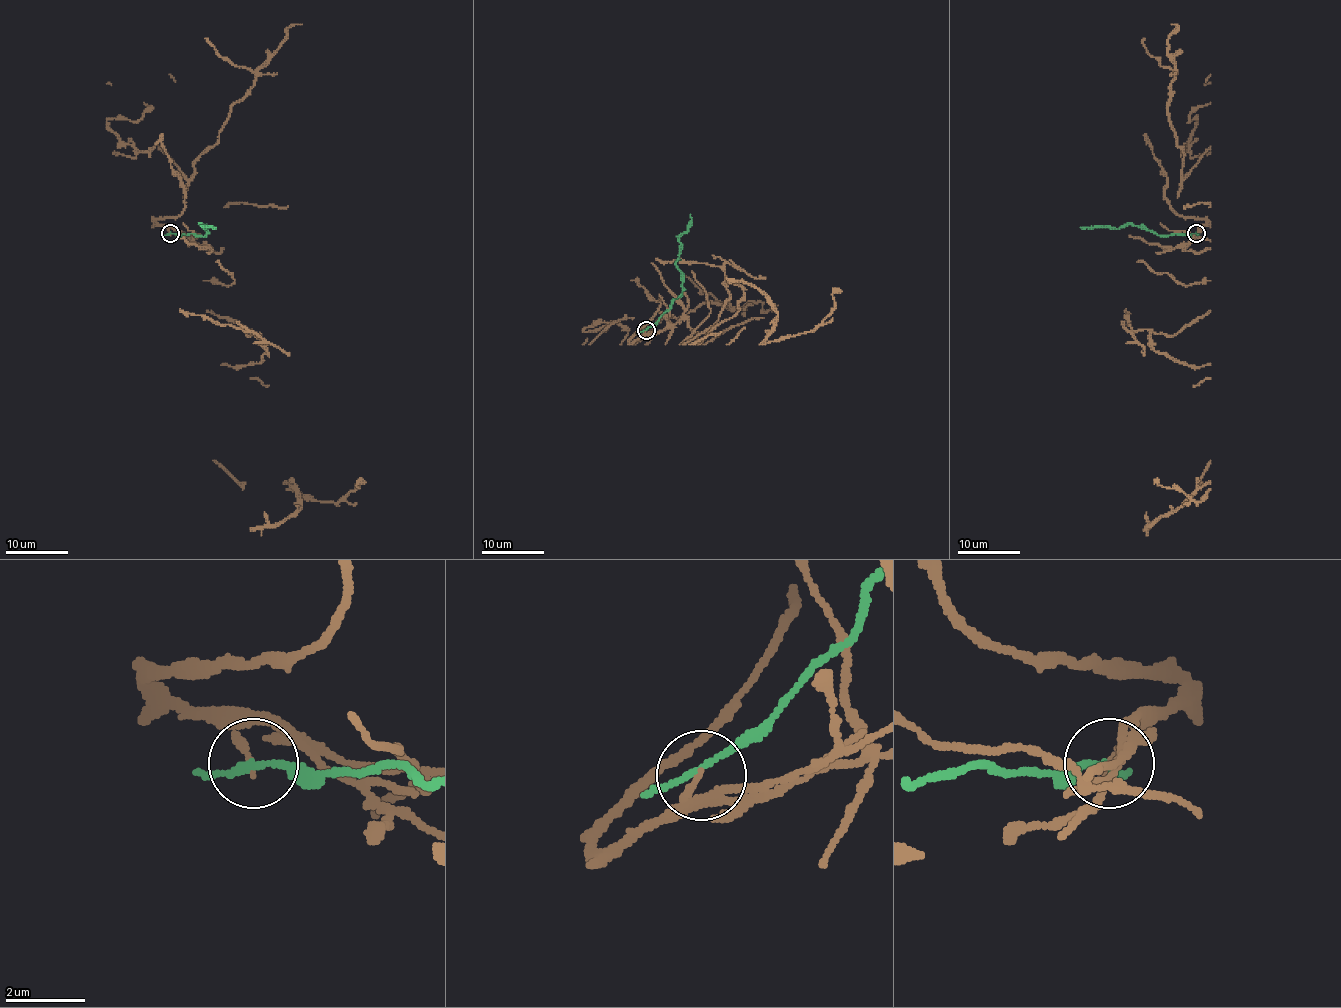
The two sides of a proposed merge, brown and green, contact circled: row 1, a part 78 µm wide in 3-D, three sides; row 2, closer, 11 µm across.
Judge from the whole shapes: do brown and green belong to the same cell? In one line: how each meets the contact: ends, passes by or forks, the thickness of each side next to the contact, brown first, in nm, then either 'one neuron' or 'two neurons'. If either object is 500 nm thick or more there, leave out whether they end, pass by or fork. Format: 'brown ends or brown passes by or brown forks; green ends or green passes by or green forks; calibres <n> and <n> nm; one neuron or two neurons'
brown ends; green passes by; calibres 160 and 150 nm; two neurons

